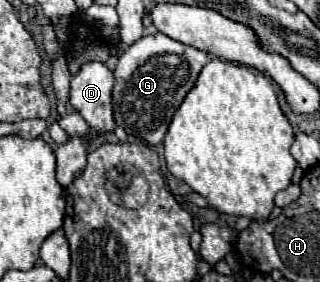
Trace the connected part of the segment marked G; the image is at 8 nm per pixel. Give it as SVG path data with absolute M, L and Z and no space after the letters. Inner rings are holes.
M150 34L142 36L136 44L132 44L118 60L118 66L114 70L114 90L112 90L112 104L114 104L114 120L118 126L122 126L130 136L136 136L152 146L160 144L168 124L184 100L186 92L194 86L198 72L208 62L208 54L186 46L182 42L176 42L168 38L166 34ZM164 56L178 56L182 64L164 64Z

